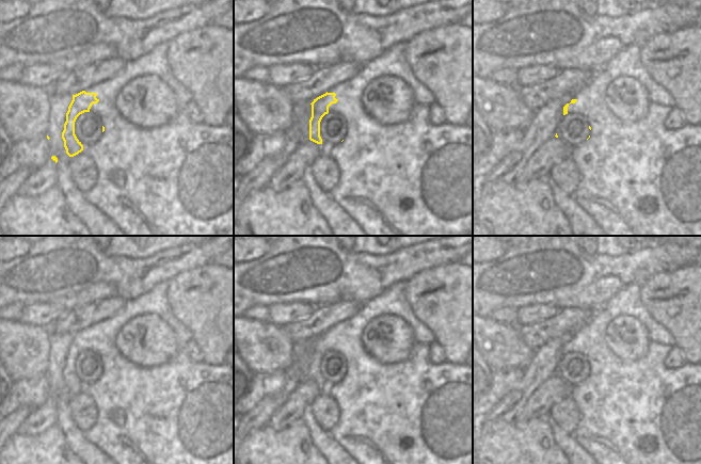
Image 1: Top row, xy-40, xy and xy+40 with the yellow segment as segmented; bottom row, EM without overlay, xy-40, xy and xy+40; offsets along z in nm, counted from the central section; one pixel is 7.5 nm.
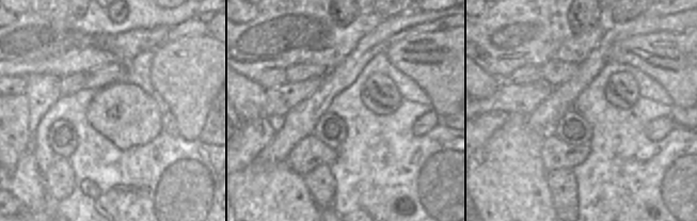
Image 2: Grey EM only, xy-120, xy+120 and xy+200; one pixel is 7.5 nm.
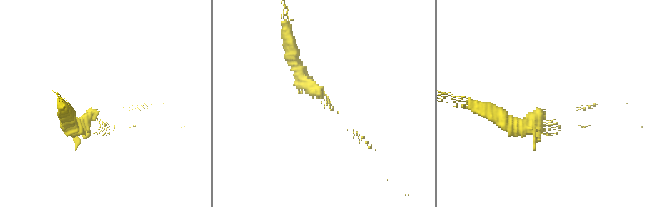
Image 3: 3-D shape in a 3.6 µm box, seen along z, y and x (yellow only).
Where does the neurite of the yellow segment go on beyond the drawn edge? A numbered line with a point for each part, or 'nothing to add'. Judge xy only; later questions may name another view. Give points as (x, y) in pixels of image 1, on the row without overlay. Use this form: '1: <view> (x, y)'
1: xy (333, 366)

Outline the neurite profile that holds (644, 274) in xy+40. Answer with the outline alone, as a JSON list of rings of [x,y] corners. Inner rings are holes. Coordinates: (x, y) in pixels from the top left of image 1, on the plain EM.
[[[643,268],[641,270],[639,270],[636,273],[636,279],[635,283],[639,284],[639,285],[643,285],[644,283],[647,283],[650,278],[652,278],[653,276],[655,276],[658,272],[656,272],[655,270],[653,270],[652,268]]]

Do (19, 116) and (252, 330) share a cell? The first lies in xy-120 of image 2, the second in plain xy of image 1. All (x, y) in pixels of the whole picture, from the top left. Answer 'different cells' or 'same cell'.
same cell

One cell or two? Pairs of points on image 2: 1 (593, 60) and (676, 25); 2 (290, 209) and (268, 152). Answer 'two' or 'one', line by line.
1: one
2: two

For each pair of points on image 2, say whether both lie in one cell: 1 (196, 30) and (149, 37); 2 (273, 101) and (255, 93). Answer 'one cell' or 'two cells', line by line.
1: one cell
2: two cells

